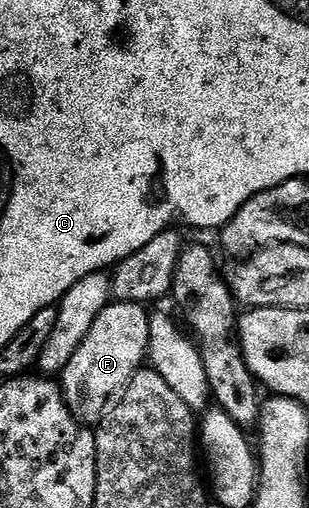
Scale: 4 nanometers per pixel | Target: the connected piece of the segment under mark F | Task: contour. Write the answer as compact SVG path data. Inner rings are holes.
M111 301L96 316L88 336L76 348L76 356L60 375L66 407L83 424L97 424L106 417L112 403L125 390L137 370L143 369L150 349L151 311L140 302Z

